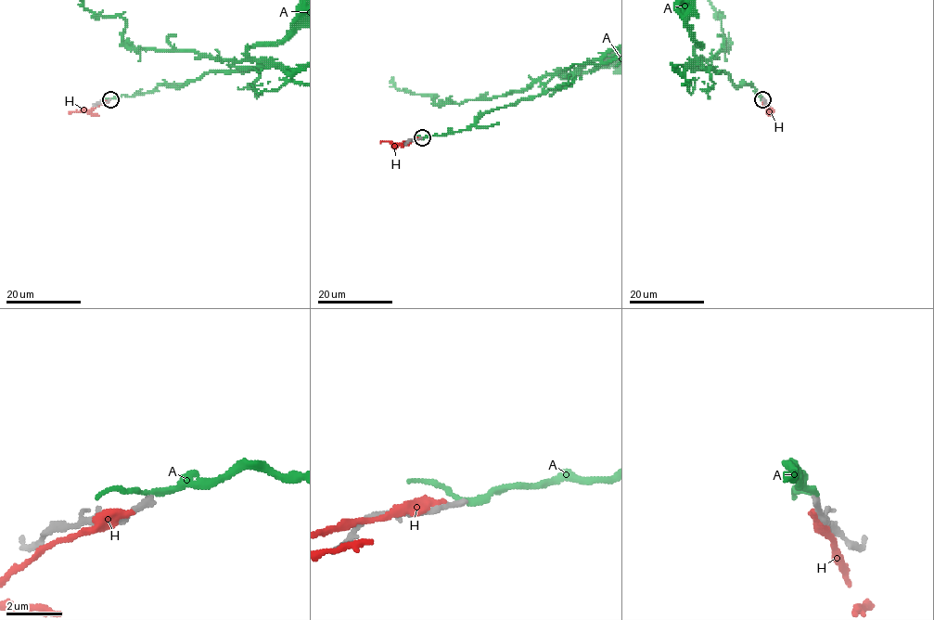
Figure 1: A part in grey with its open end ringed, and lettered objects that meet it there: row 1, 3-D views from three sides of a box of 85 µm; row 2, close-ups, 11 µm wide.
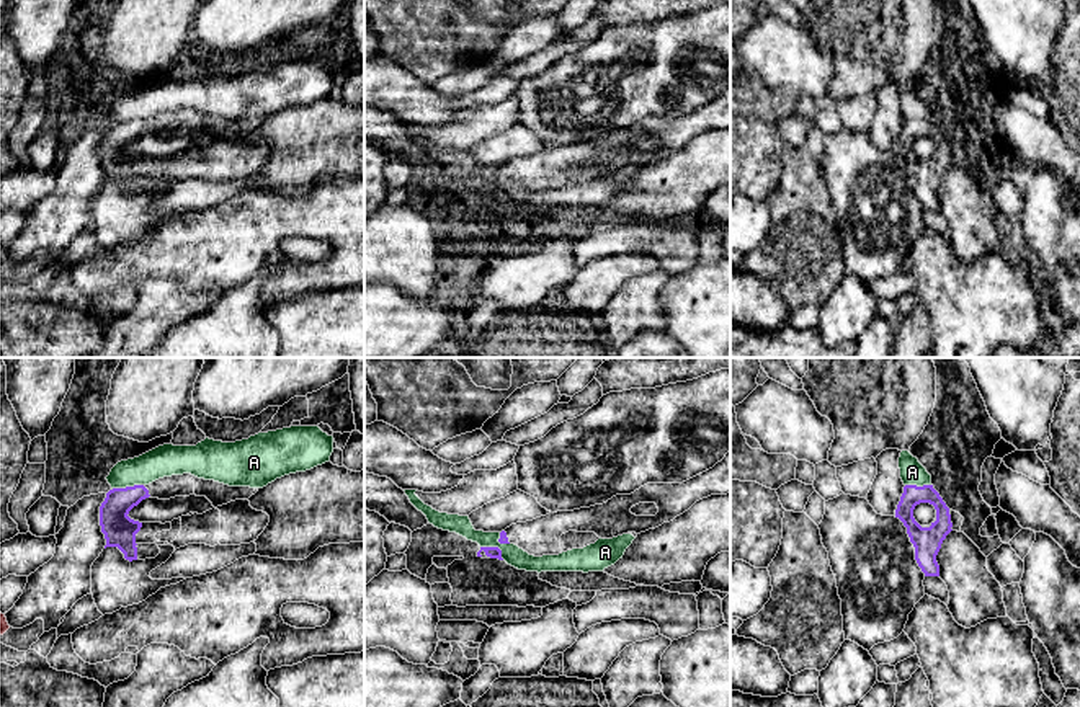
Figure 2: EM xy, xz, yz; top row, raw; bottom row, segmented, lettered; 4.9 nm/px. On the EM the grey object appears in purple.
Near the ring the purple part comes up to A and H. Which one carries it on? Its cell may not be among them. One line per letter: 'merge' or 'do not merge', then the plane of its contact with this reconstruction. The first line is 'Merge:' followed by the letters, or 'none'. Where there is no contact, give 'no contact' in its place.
Merge: none
A: do not merge | xy
H: do not merge | no contact

